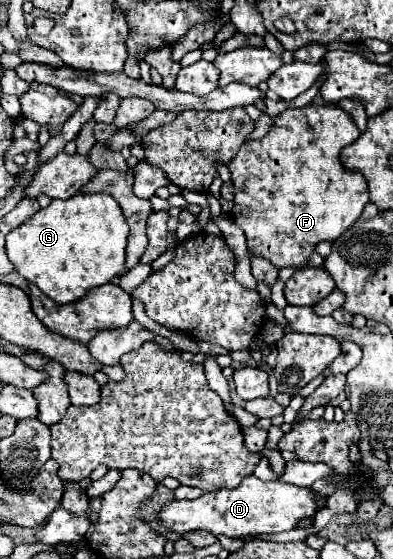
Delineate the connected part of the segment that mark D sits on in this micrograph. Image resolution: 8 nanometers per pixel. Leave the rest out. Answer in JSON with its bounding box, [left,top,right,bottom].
[159,477,327,535]

